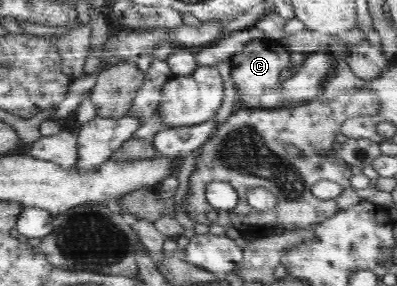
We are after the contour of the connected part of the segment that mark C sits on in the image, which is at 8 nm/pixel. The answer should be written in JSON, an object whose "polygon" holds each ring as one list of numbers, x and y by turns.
{"polygon":[[255,39,247,42,241,52,236,52,231,58,231,77,235,82,234,87,238,92,249,95,259,95,261,88,275,88,281,80,281,70,288,66,293,67,290,63,290,54,279,40,274,39]]}

